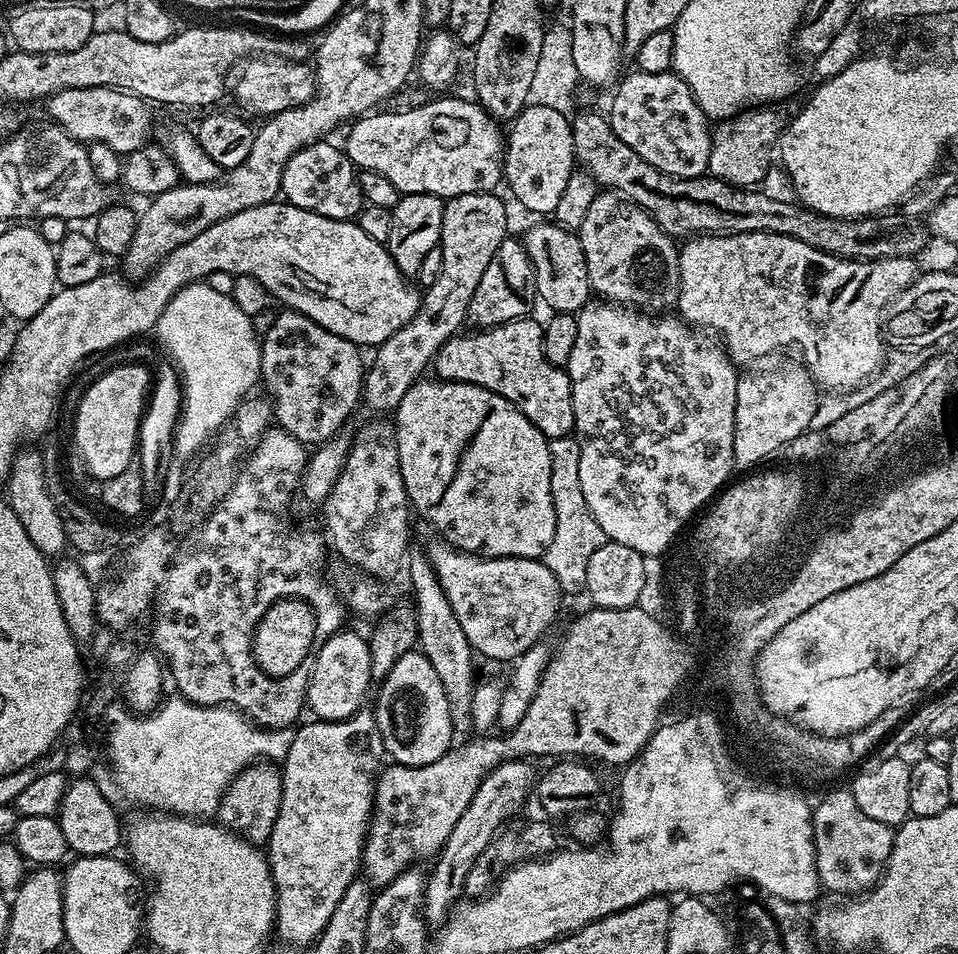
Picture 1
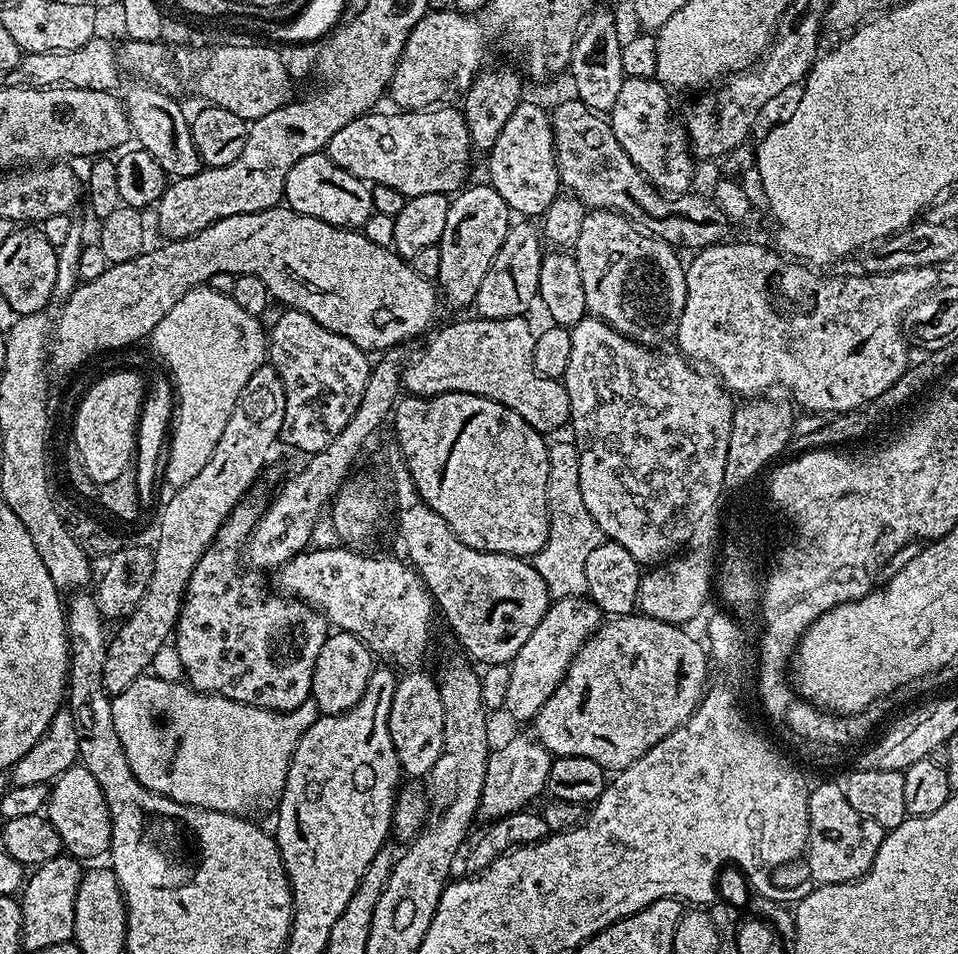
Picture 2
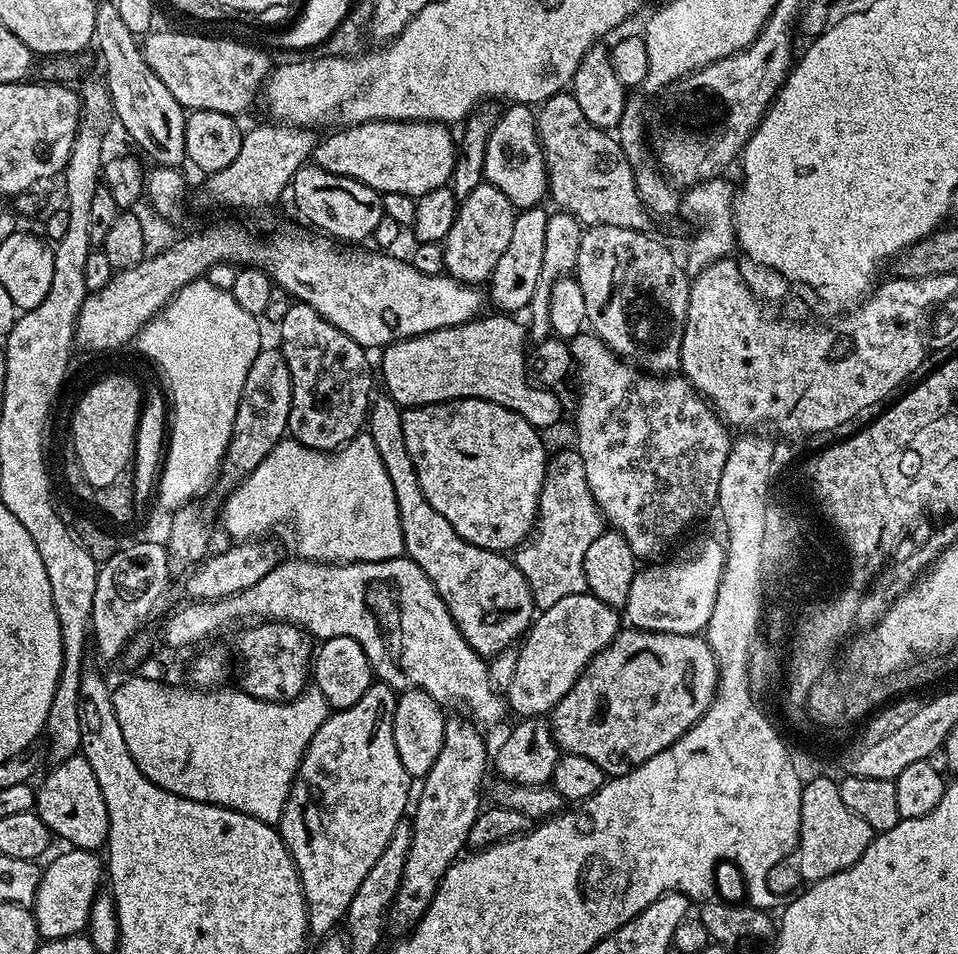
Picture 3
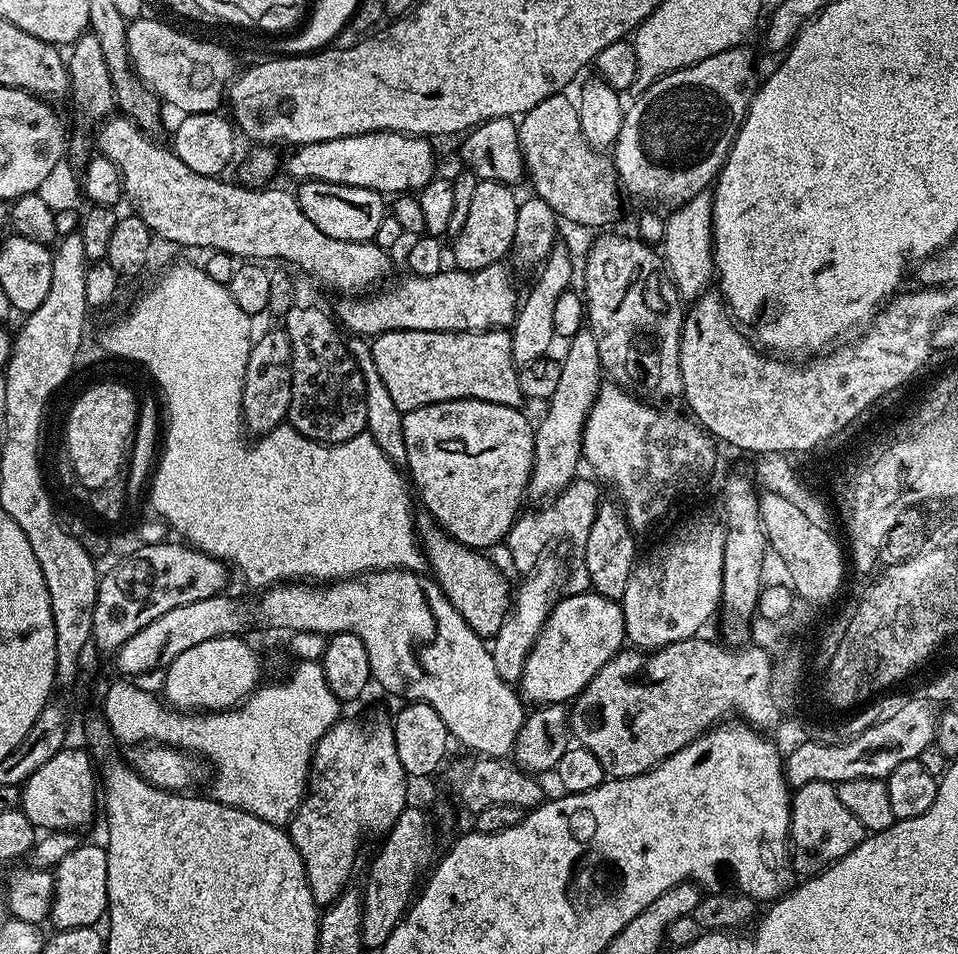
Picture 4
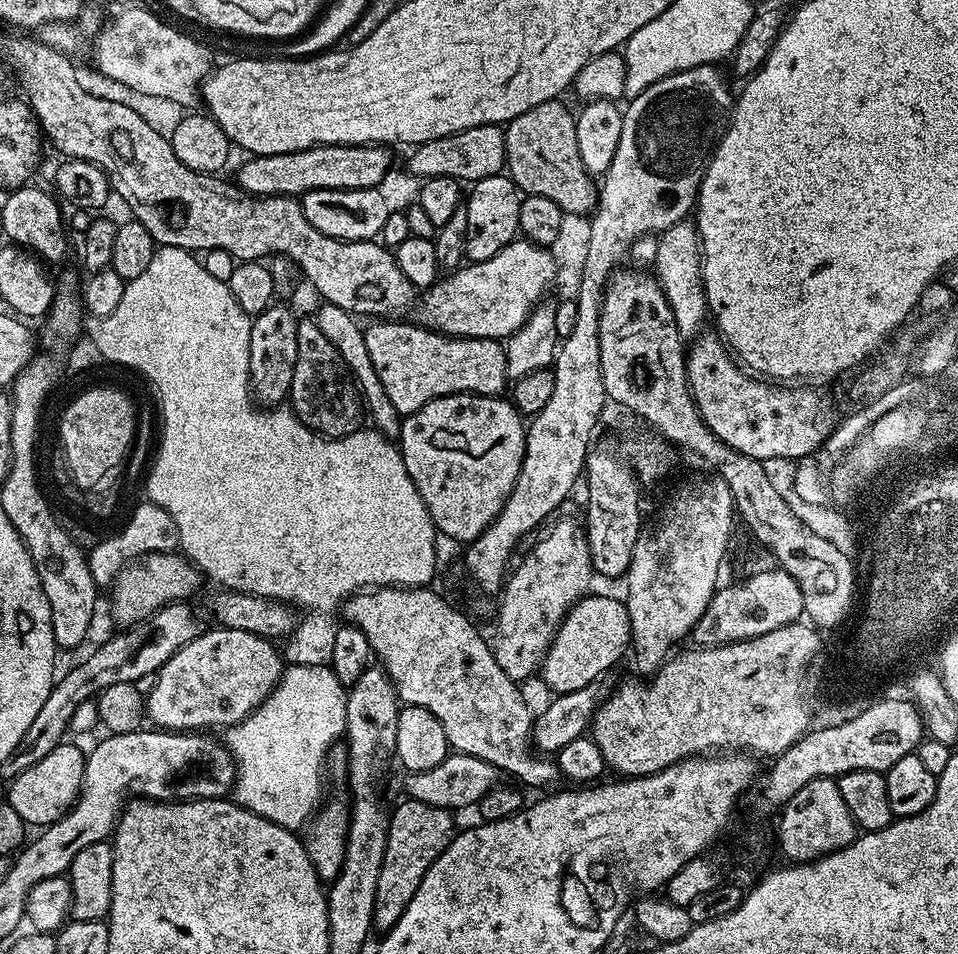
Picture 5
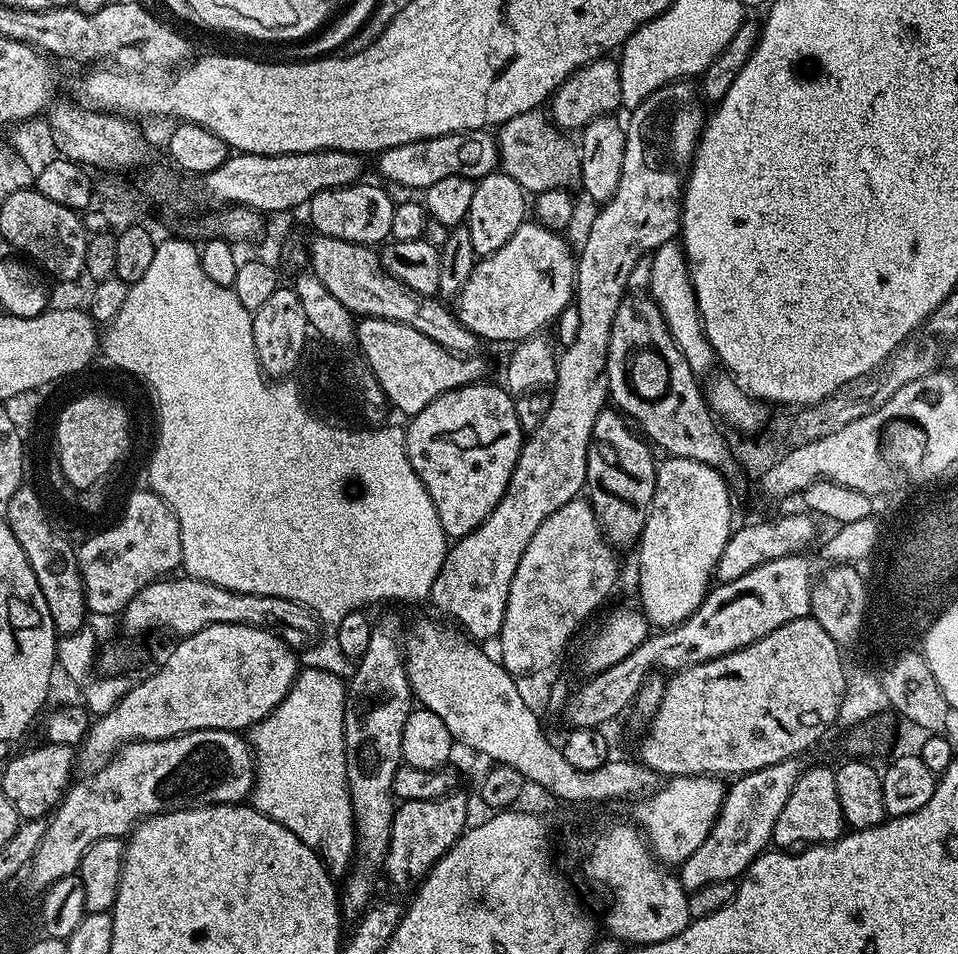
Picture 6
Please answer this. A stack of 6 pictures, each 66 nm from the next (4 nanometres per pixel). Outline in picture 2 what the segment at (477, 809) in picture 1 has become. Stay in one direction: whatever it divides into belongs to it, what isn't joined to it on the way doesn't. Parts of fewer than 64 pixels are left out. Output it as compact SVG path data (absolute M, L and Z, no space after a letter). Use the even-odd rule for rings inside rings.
M516 736L500 748L493 747L488 753L486 778L482 786L479 815L491 822L511 812L527 809L528 804L548 786L553 755L533 737Z

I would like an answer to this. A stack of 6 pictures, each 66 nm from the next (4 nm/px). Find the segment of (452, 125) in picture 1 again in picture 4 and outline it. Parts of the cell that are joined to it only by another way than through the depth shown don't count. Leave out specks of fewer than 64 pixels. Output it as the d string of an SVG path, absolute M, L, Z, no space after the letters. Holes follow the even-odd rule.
M371 132L346 138L330 138L326 142L310 142L299 145L293 151L296 153L289 160L286 160L286 168L288 164L288 172L296 179L296 182L317 180L318 182L369 188L381 194L389 194L388 192L392 192L391 194L412 194L427 186L434 179L432 144L431 139L423 136L407 136L401 132Z

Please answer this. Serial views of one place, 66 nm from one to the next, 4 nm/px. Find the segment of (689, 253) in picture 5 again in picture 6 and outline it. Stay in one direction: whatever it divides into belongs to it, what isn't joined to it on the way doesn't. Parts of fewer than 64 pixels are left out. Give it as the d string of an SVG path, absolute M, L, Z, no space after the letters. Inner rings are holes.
M675 239L668 240L658 246L651 253L653 265L651 267L650 284L647 291L650 299L658 306L666 326L670 330L670 338L682 350L686 362L690 362L690 370L697 378L703 377L703 372L714 365L714 353L704 334L704 327L700 322L700 311L696 302L696 295L692 286L692 275L688 273L688 258L684 249Z

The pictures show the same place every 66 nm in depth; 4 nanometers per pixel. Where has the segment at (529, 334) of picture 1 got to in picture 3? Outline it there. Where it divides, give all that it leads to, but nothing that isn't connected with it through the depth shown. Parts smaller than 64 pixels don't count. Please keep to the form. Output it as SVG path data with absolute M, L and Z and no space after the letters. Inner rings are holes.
M495 314L496 316L481 315L475 320L468 320L465 324L458 326L450 326L442 330L434 330L427 332L421 336L411 336L405 340L399 340L393 344L389 344L387 348L379 353L380 368L378 364L378 372L384 375L384 384L387 395L391 396L395 404L399 404L401 409L417 408L423 404L441 404L444 400L485 400L486 402L494 402L498 406L502 406L506 410L514 410L514 414L518 414L522 418L526 418L526 422L530 422L538 430L544 428L552 428L560 420L560 400L555 396L553 389L548 386L537 386L530 379L530 364L526 359L526 348L524 352L524 336L526 340L526 328L516 321L517 317L512 314Z

